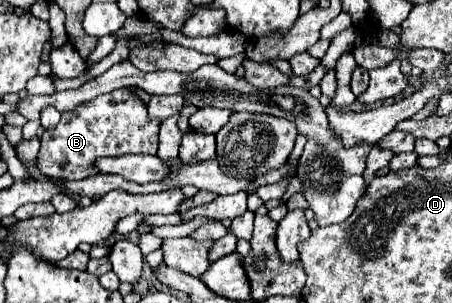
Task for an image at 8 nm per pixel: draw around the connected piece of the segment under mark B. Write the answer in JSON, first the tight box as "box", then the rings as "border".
{"box":[38,89,162,181],"border":[[[128,89],[106,93],[62,113],[60,123],[54,129],[46,129],[40,139],[38,169],[50,177],[76,181],[100,173],[96,167],[98,157],[118,157],[128,153],[156,155],[160,123],[162,121],[148,117],[146,103],[136,93],[130,93]]]}

